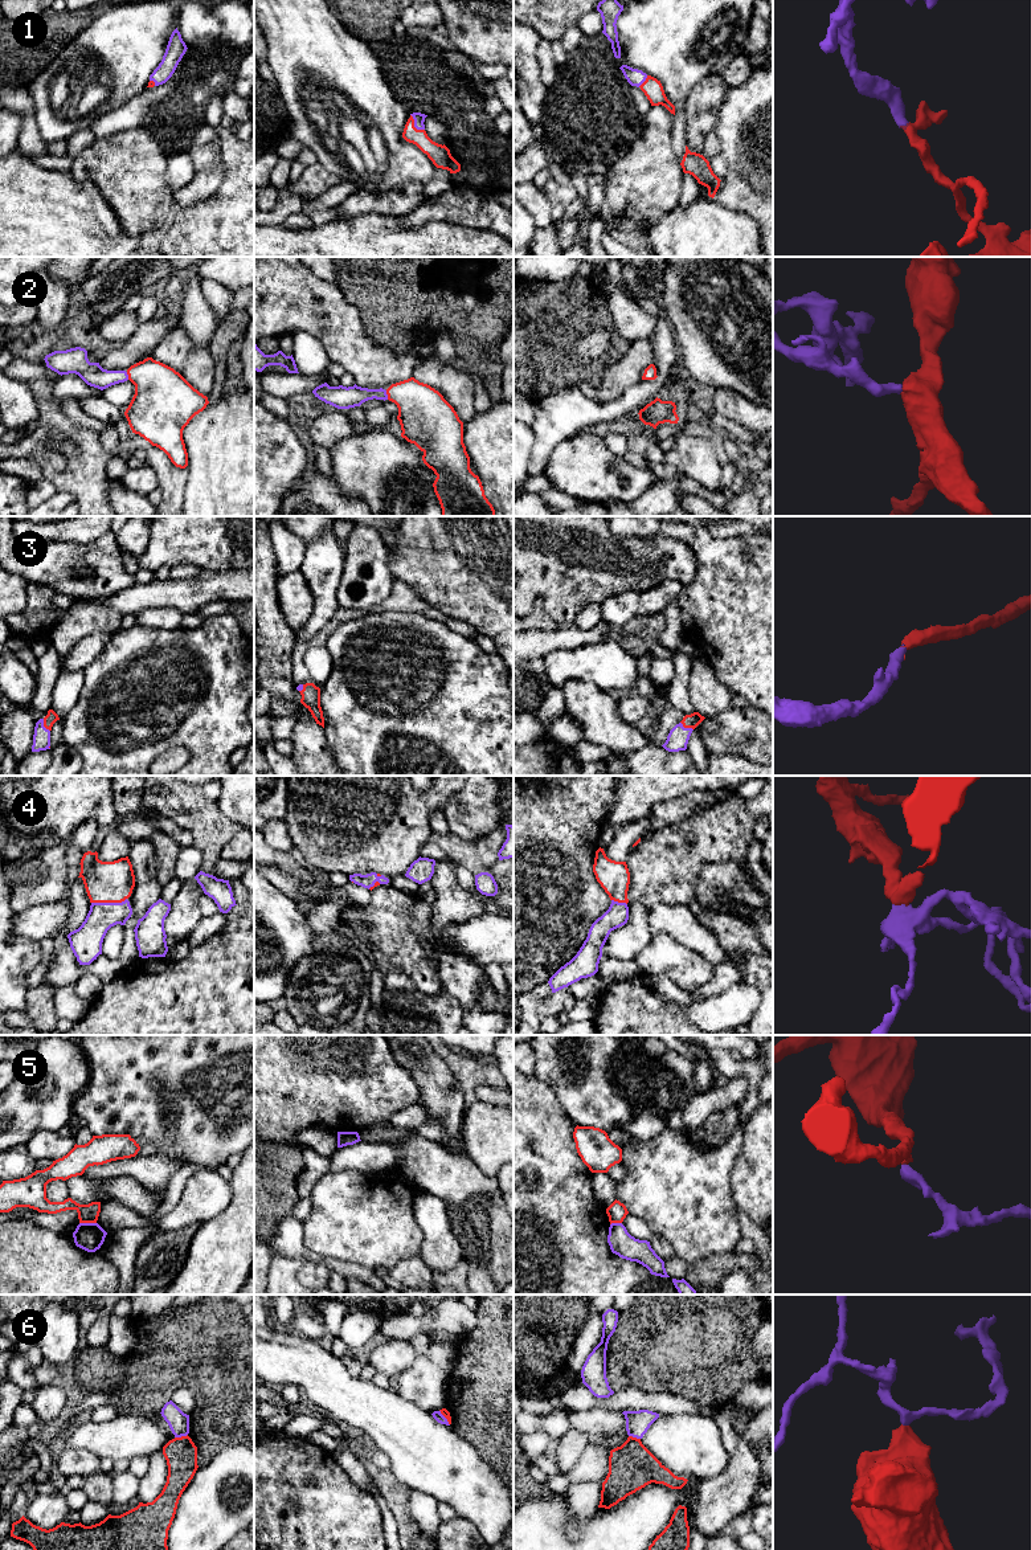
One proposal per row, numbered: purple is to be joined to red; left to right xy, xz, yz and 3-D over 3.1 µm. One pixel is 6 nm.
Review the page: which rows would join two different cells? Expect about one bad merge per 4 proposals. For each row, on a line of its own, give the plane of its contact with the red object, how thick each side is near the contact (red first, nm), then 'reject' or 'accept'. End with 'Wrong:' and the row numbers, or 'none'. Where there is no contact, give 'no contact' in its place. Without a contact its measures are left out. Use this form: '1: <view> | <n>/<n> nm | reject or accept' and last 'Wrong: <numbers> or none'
1: xz | 120/70 nm | accept
2: xz | 300/130 nm | accept
3: yz | 90/130 nm | accept
4: xy | 260/170 nm | accept
5: xy | 110/170 nm | reject
6: xy | 190/130 nm | reject
Wrong: 5, 6

